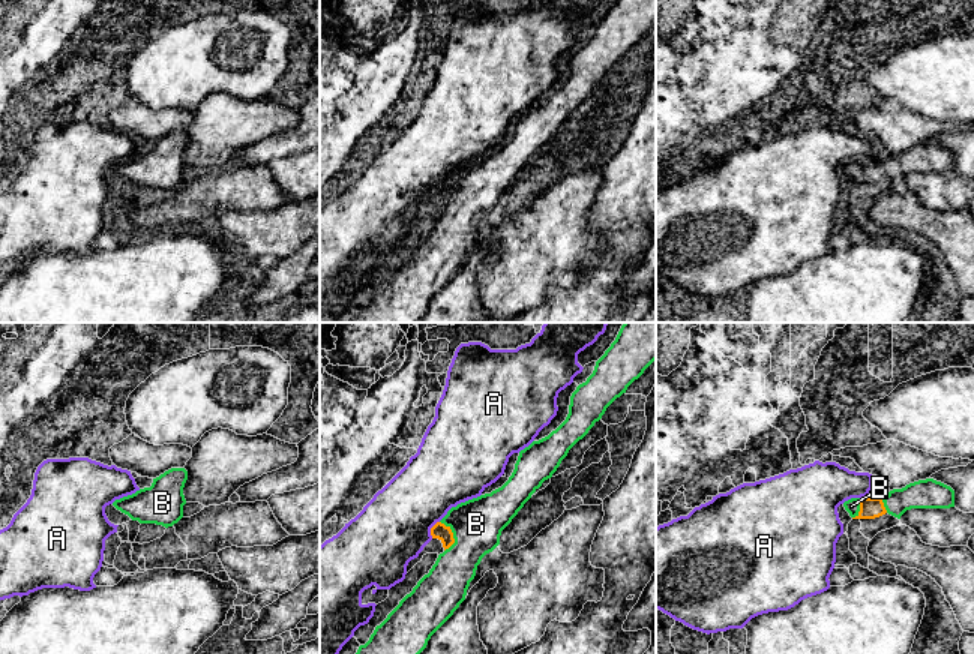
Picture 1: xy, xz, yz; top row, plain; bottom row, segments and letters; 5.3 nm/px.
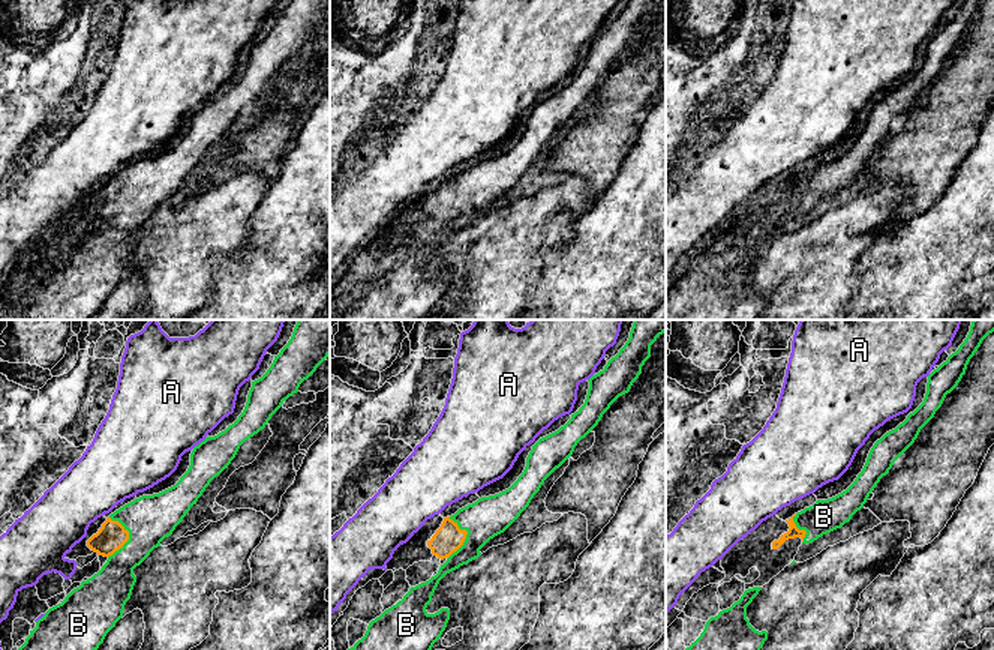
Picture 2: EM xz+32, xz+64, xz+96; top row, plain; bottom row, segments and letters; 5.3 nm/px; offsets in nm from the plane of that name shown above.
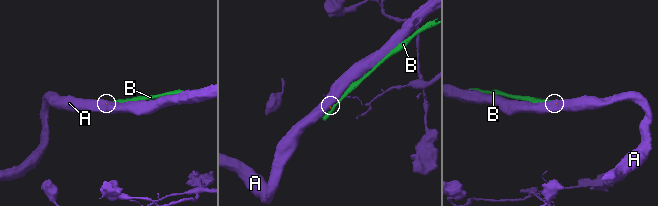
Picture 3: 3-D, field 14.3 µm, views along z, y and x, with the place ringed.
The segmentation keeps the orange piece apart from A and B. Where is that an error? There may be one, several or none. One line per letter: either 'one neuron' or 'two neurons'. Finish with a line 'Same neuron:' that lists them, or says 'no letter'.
A: two neurons
B: one neuron
Same neuron: B

